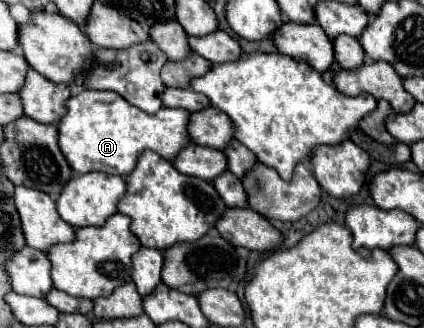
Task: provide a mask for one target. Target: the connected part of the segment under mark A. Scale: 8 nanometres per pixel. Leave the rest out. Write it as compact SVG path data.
M92 89L72 95L64 105L66 113L58 121L58 147L74 173L104 171L126 177L126 173L136 167L136 159L142 151L150 149L170 161L190 141L186 131L190 113L186 109L162 107L156 115L150 115L126 103L126 99L114 91Z

